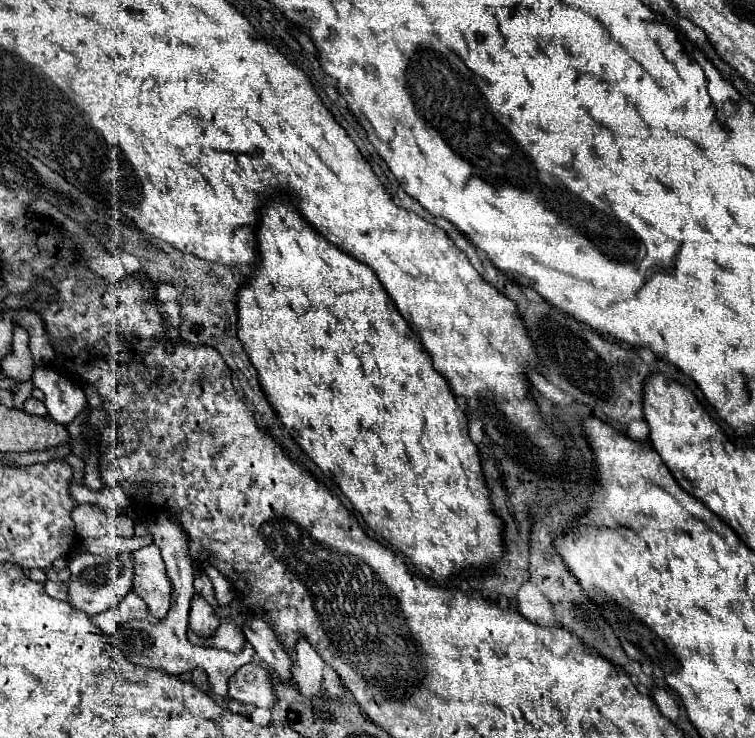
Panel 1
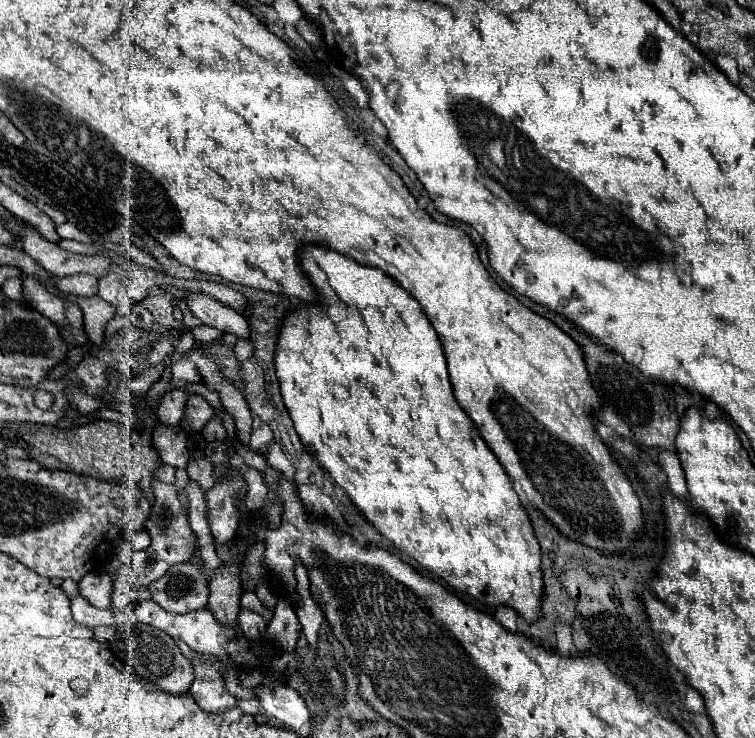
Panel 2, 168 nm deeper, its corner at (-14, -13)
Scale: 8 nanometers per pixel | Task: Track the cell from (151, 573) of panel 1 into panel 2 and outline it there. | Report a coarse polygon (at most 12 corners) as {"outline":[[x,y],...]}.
{"outline":[[173,564],[149,594],[167,612],[205,606],[207,576],[197,564]]}

